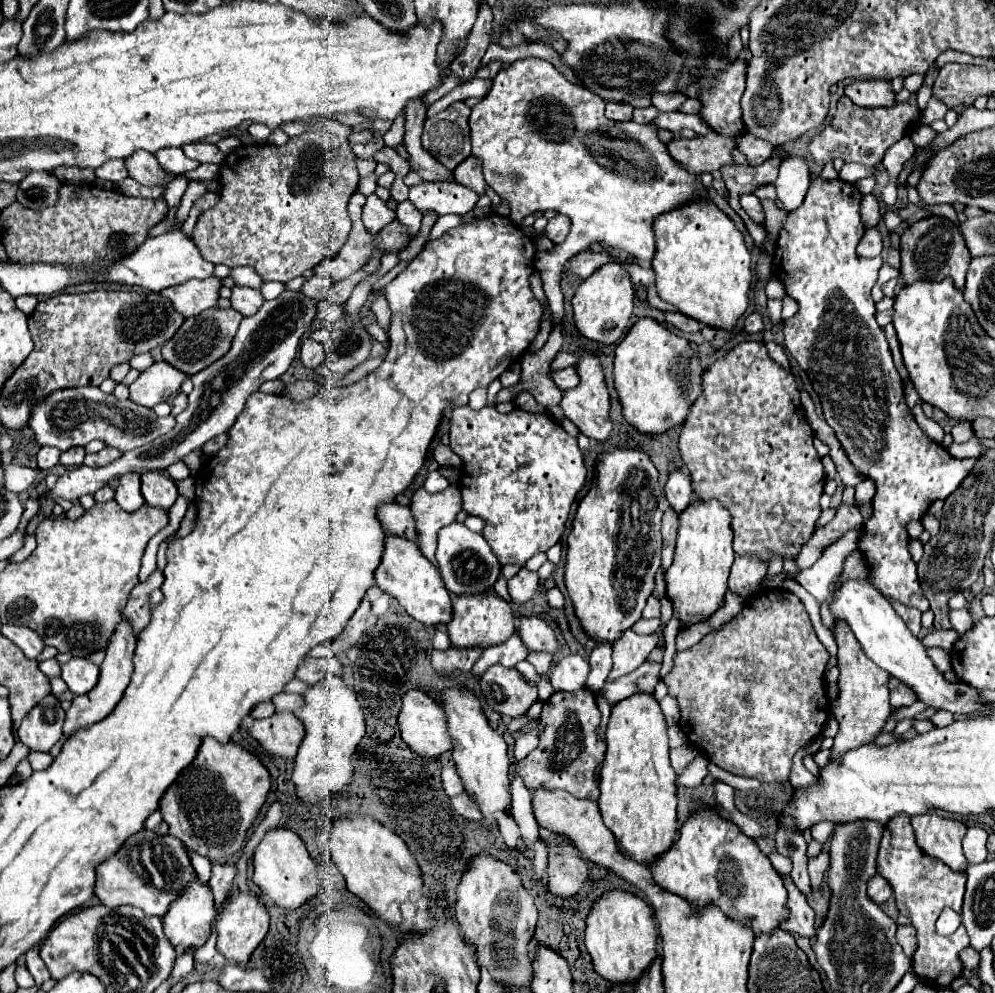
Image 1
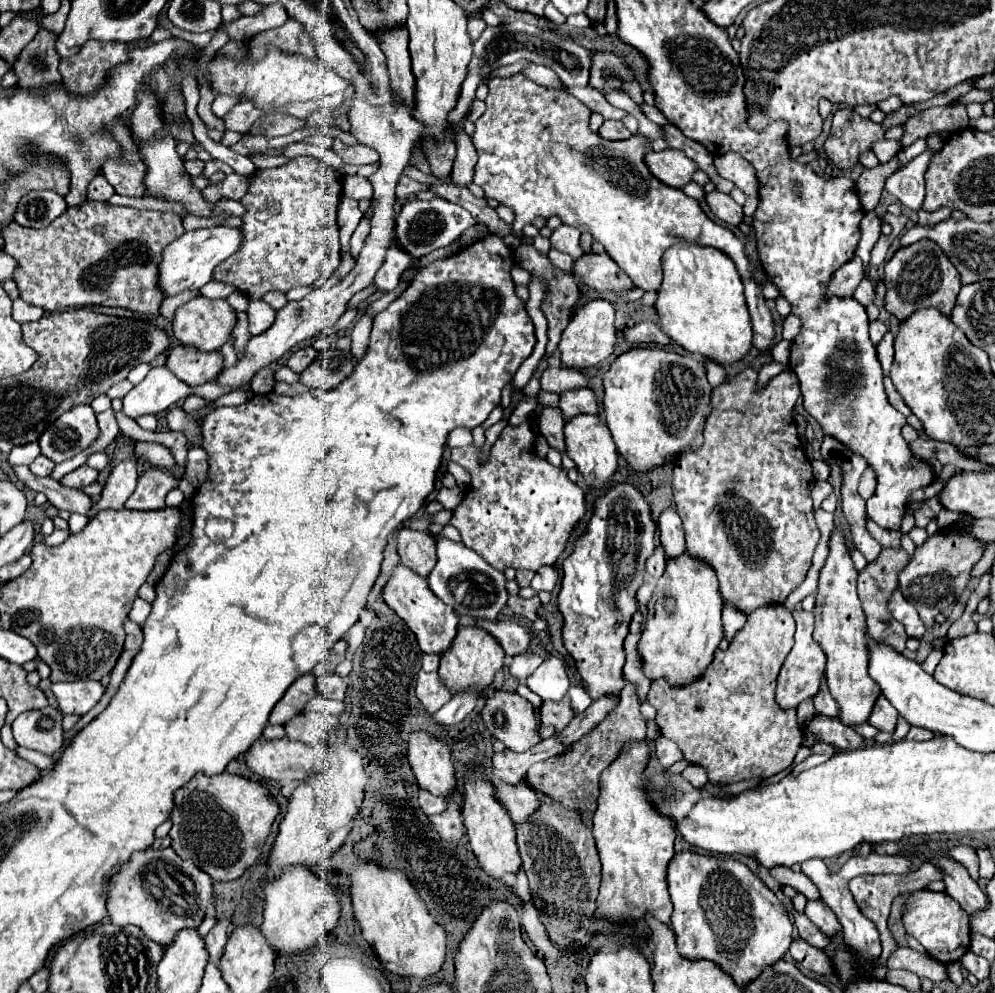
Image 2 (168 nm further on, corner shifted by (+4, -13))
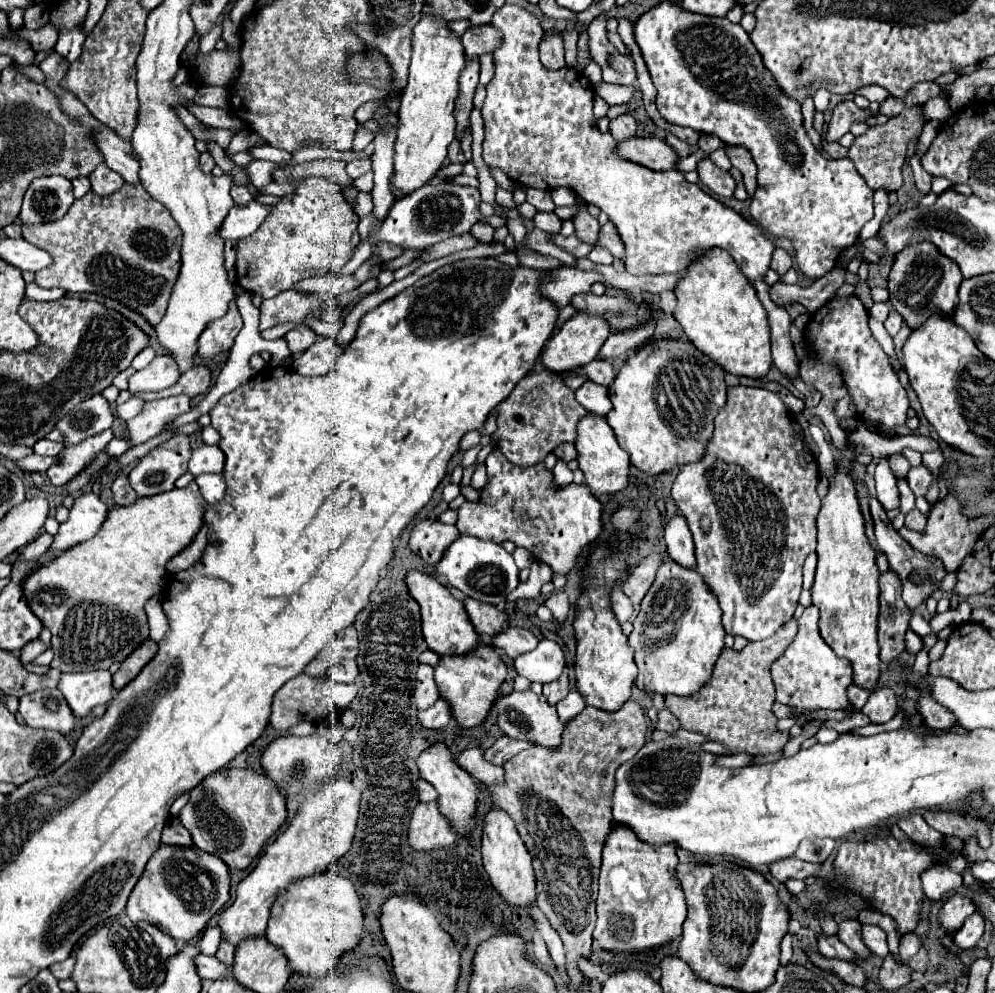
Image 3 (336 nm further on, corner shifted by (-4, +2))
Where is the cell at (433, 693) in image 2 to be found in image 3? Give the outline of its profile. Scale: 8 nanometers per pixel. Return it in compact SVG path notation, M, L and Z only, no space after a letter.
M419 665L417 669L417 683L415 683L415 701L419 709L431 707L441 697L439 687L433 679L433 667L431 665Z

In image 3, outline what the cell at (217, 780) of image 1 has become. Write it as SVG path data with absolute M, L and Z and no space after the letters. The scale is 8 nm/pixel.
M229 767L207 775L189 791L189 801L179 813L179 821L191 833L193 845L205 853L217 855L229 869L249 867L265 841L285 823L285 819L285 797L269 777L255 773L251 767Z

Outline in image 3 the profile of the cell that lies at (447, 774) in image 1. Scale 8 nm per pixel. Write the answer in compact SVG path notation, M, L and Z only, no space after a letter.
M423 779L417 783L417 791L419 791L421 801L435 801L437 799L435 789L431 785L427 785L427 781L423 781Z

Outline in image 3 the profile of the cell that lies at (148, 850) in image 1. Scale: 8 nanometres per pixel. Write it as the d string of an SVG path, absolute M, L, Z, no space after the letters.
M161 845L145 865L143 877L137 881L127 901L125 913L133 923L149 921L177 941L199 937L209 919L229 901L229 867L215 855L195 851L191 847Z

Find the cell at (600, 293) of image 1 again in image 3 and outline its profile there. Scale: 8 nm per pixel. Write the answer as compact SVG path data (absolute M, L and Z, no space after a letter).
M577 311L571 319L567 319L563 323L559 333L555 333L547 341L547 345L541 353L541 361L549 371L555 371L555 373L563 373L563 371L583 367L583 365L591 363L593 359L597 359L599 349L607 341L609 333L611 333L611 327L607 325L605 317L599 317L599 315L593 315L593 313L587 313L587 311Z

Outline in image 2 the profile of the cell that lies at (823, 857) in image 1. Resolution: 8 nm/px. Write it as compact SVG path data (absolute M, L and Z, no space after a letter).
M809 900L805 914L811 918L813 924L817 924L817 928L827 938L833 938L835 934L841 932L841 924L839 924L837 916L831 912L831 908L827 908L827 904L823 904L823 900L815 900L815 902Z

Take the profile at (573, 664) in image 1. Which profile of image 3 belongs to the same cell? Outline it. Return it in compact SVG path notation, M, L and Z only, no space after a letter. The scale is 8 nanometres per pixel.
M543 639L543 641L539 641L539 645L533 651L519 655L513 661L513 665L515 665L517 673L527 677L529 681L551 683L563 673L563 669L567 667L567 661L565 661L565 653L557 641Z

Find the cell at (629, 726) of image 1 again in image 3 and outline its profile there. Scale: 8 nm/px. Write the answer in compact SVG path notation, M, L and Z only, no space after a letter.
M611 825L611 831L603 849L603 865L599 875L599 897L597 897L597 925L593 939L607 951L647 951L669 943L681 935L681 925L687 917L683 889L675 877L677 867L677 847L675 845L647 845L639 841L631 829L625 825Z

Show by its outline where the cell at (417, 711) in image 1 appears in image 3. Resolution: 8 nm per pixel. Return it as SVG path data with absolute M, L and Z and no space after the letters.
M433 743L429 745L417 759L417 767L419 767L419 773L423 779L427 779L439 793L439 811L451 821L453 829L461 835L461 833L467 833L473 823L471 823L471 815L475 813L475 803L477 803L477 795L479 795L479 789L473 781L473 777L455 763L455 757L451 753L451 749L445 745L445 743Z

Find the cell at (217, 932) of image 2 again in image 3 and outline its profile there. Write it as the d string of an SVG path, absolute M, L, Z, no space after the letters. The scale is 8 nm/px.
M221 941L221 943L219 943L219 949L217 949L215 955L219 957L219 961L231 965L231 963L233 963L233 953L235 953L235 947L233 947L229 941Z

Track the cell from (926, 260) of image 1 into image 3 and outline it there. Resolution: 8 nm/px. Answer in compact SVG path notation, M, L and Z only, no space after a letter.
M923 241L923 243L909 245L907 249L895 255L895 263L887 279L889 283L887 289L889 289L895 311L899 311L901 317L909 323L909 327L915 329L929 317L929 307L941 311L943 315L953 313L953 309L959 303L957 291L961 281L963 281L963 275L959 265L955 265L955 261L949 261L949 257L943 257L943 253L935 249L935 245Z

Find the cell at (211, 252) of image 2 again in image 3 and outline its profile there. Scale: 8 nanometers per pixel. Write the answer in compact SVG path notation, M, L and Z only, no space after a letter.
M251 201L249 205L233 205L229 215L225 217L223 225L219 227L217 235L223 241L245 239L259 229L259 225L269 215L269 211L271 211L271 207L265 207L257 201Z

